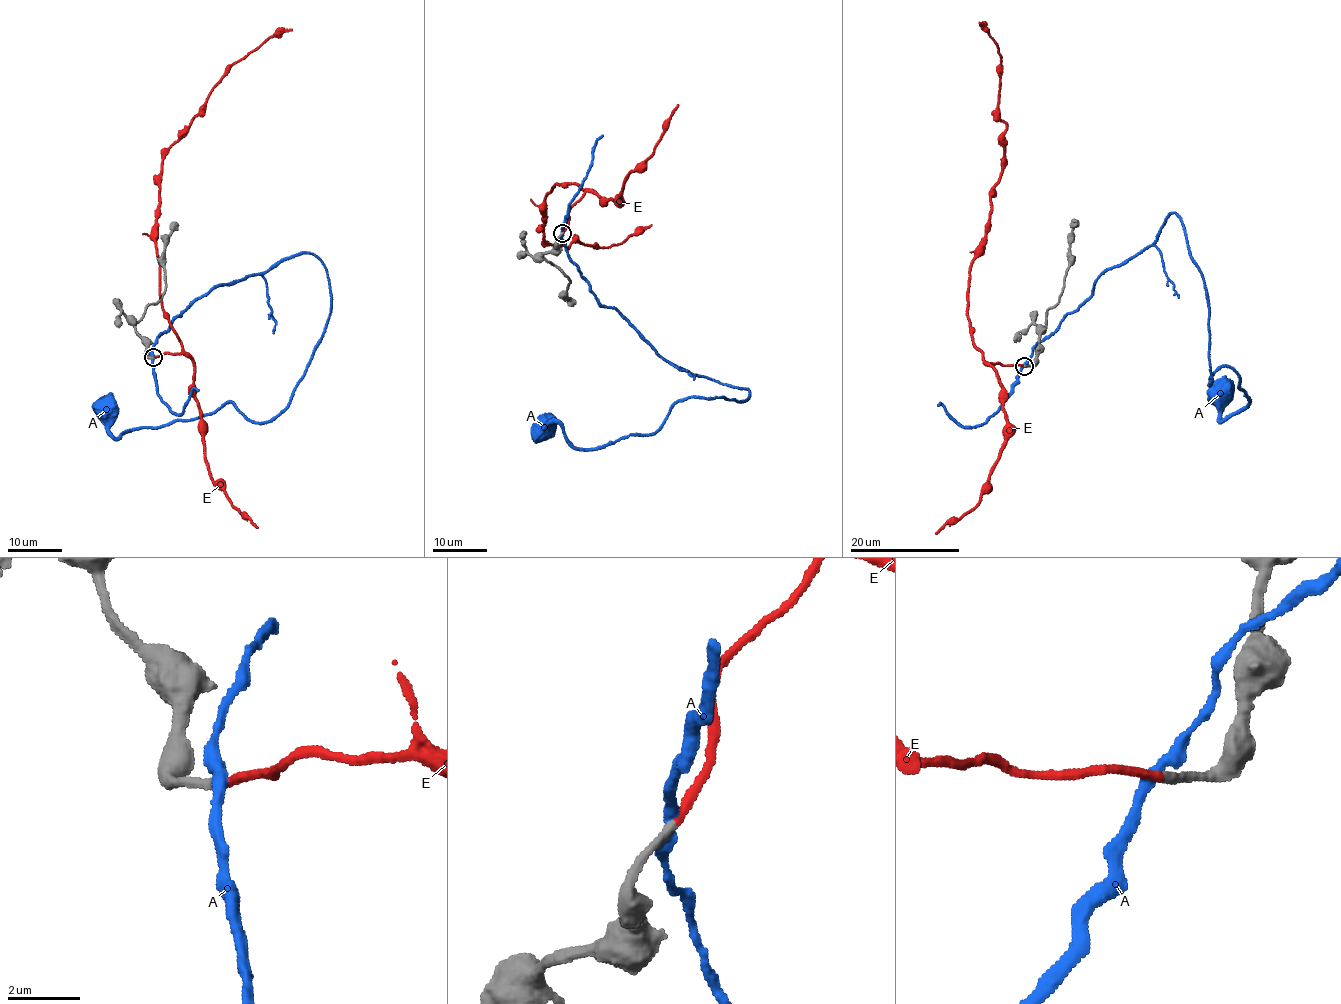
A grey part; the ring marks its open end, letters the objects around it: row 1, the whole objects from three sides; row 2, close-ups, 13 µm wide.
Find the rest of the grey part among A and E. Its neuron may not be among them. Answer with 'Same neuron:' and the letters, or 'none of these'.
Same neuron: E

